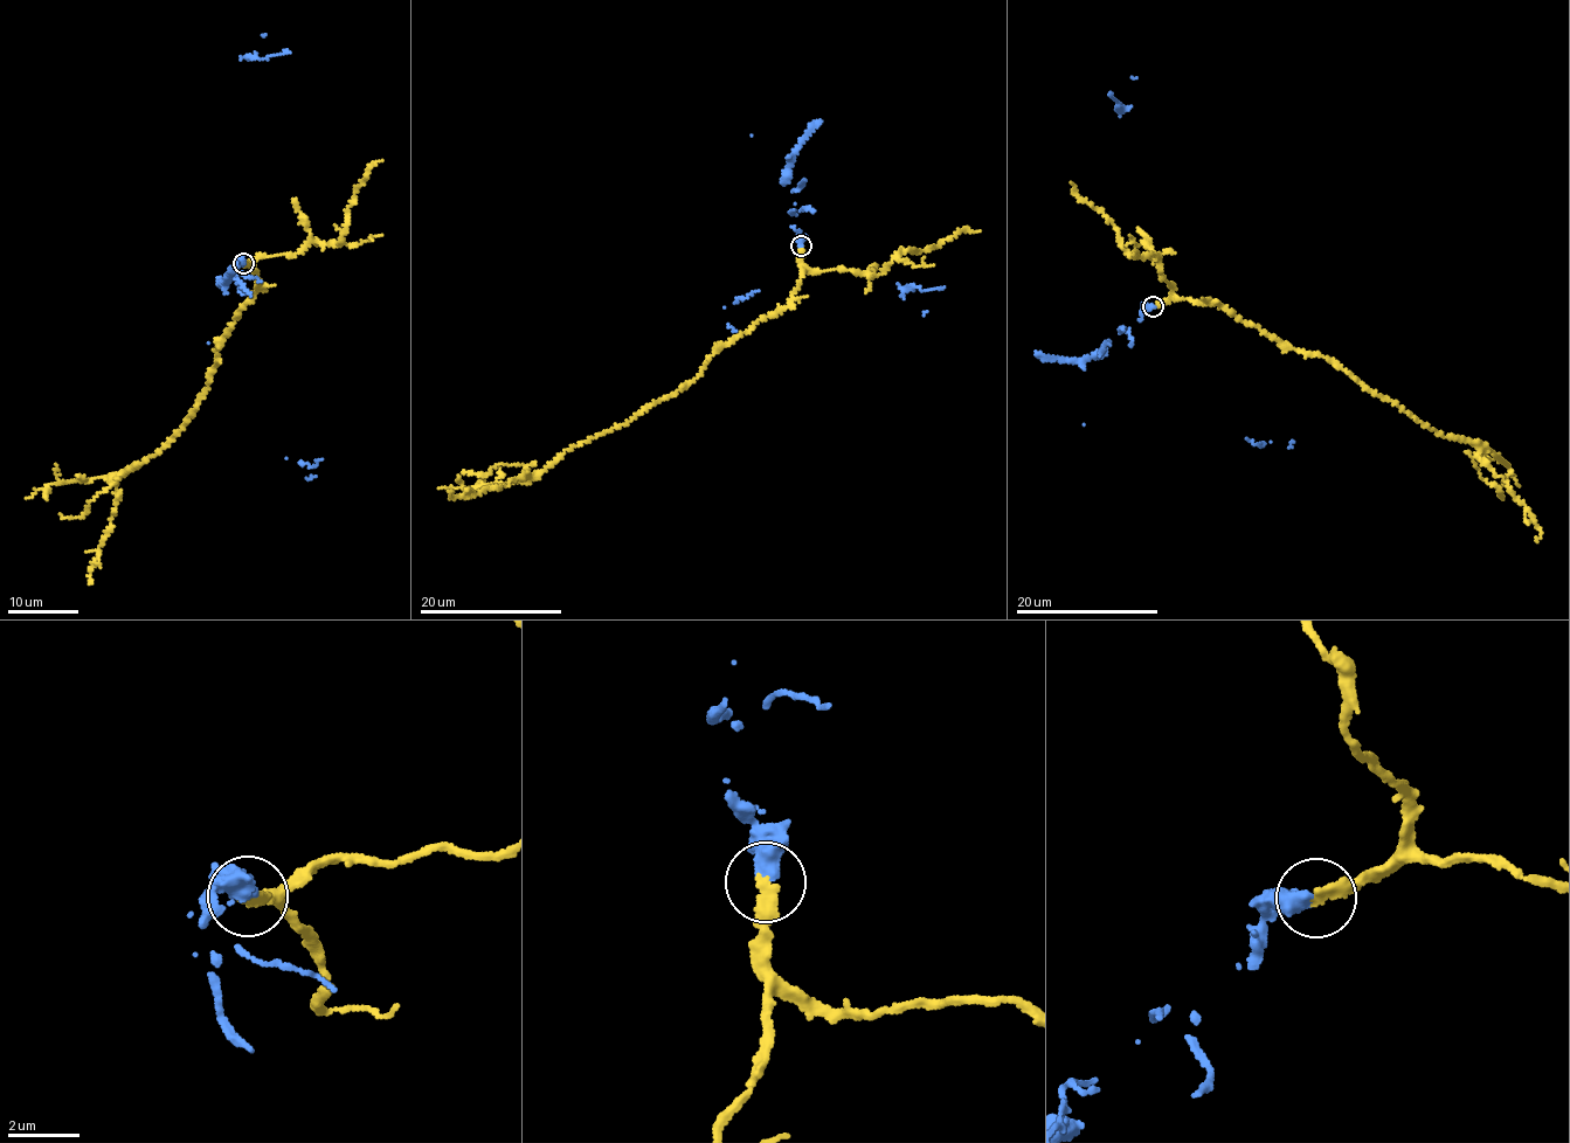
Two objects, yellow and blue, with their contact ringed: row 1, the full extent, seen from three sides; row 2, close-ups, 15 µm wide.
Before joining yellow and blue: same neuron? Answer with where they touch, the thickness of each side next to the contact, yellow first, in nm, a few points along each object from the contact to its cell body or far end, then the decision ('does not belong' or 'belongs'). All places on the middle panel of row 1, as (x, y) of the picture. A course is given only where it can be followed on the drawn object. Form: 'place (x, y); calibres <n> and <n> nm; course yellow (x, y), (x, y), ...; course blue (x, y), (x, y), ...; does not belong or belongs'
place (801, 246); calibres 320 and 420 nm; course yellow (802, 246), (801, 283), (783, 307), (734, 337), (693, 381), (565, 449), (539, 471), (463, 497), (448, 490); course blue (802, 246), (793, 227), (796, 214), (793, 210), (758, 290), (733, 302); belongs

